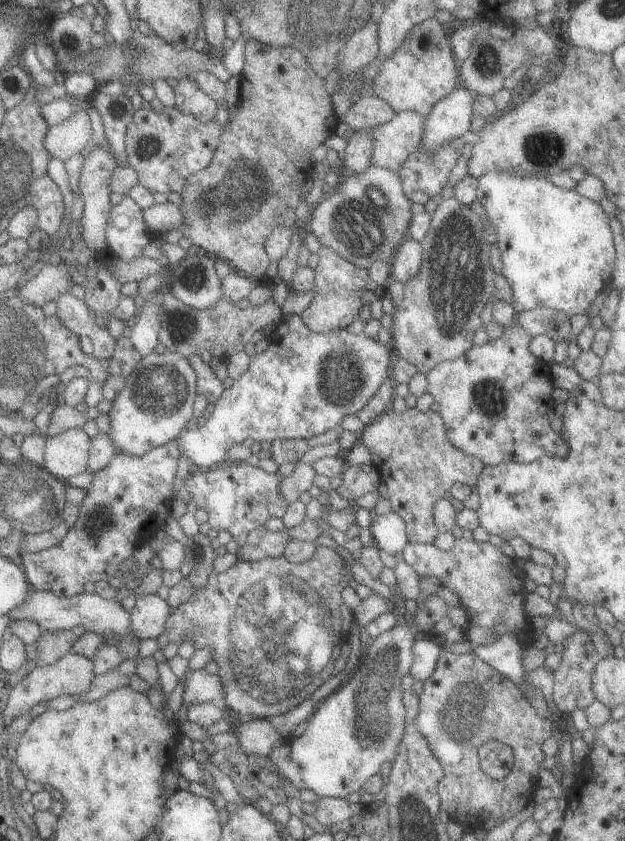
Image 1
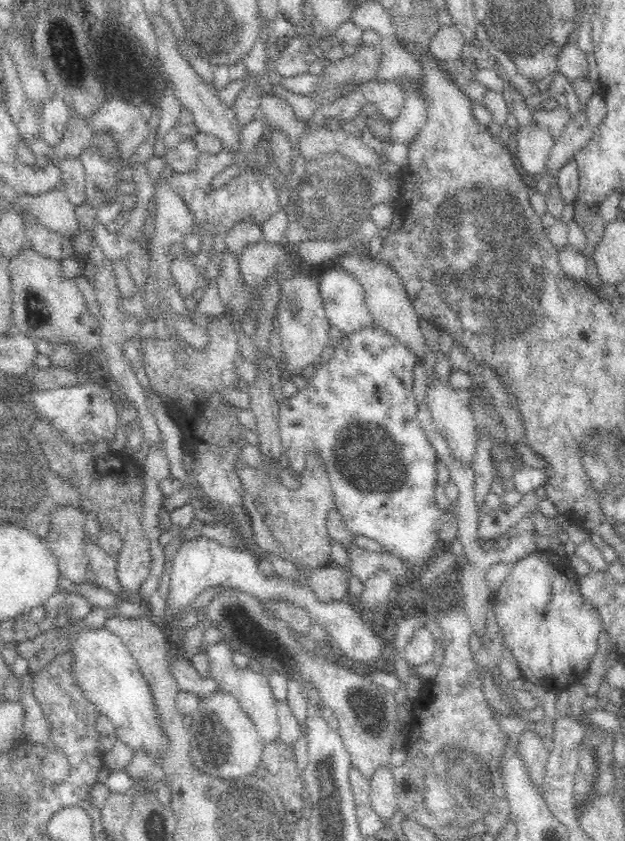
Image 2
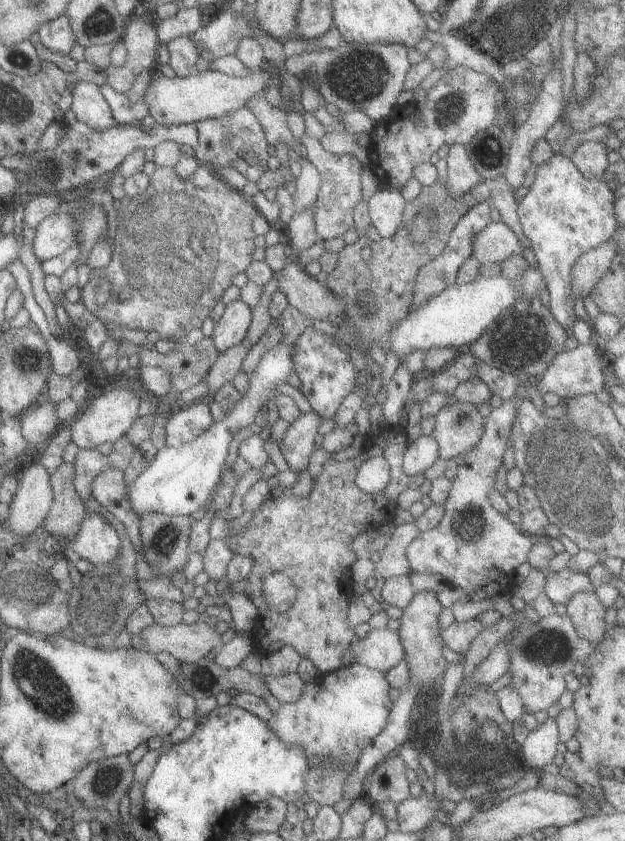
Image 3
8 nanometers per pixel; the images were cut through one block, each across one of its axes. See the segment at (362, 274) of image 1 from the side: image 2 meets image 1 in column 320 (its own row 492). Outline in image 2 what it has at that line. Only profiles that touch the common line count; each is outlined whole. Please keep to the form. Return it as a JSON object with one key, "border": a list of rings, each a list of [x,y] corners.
{"border":[[[310,456],[306,469],[298,477],[298,488],[286,488],[278,479],[266,477],[258,470],[247,465],[238,468],[245,492],[254,499],[256,511],[270,530],[270,534],[283,549],[278,556],[290,561],[294,567],[303,572],[315,571],[330,566],[331,539],[328,533],[327,516],[335,507],[329,477],[321,462]]]}

